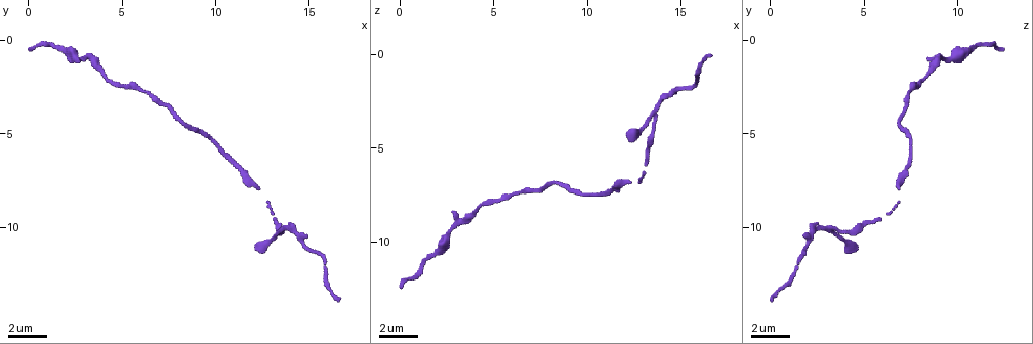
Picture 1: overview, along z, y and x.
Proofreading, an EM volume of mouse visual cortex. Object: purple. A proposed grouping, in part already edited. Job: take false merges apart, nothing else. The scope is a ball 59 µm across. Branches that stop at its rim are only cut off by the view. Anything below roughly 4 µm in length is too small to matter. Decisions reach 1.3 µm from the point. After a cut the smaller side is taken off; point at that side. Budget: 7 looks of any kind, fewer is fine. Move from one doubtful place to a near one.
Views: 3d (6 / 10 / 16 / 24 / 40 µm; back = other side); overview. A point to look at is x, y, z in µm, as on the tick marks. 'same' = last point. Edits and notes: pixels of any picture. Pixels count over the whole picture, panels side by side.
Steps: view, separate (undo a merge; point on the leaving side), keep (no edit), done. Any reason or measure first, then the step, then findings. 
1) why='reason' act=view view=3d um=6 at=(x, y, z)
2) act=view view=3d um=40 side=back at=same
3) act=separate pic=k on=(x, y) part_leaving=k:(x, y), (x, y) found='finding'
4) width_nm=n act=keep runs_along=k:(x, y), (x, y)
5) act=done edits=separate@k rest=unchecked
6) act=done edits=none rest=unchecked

why='calibre changes' act=view view=3d um=10 at=(13.1, 9.6, 5.9)

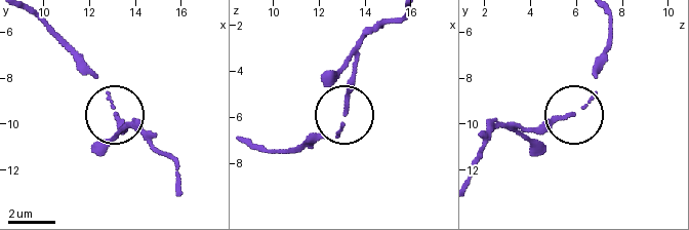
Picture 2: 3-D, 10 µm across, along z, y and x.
act=keep found='one neuron here'

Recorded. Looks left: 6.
act=view view=3d um=16 at=(10.5, 6.1, 7.5)

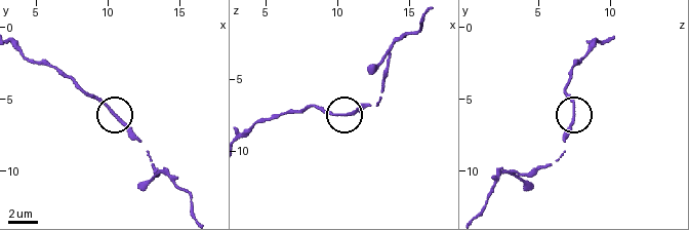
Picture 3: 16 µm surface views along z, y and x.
act=view view=3d um=6 at=same

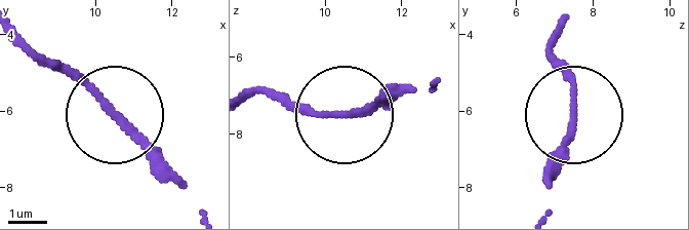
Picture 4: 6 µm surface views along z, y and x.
act=keep runs_along=4:(342, 116), (378, 110), (414, 87) found='all the same neuron'

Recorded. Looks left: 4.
why='three-way junction' act=view view=3d um=10 at=(3.8, 1.4, 8.8)

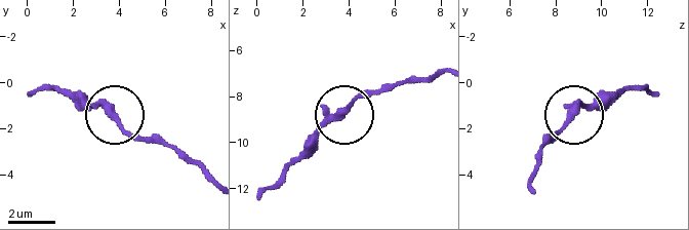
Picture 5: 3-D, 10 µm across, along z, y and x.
arms=3 act=keep runs_along=5:(529, 185), (543, 146), (576, 113), (608, 93) found='all the same neuron'

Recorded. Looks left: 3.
act=done edits=none rest=unchecked

